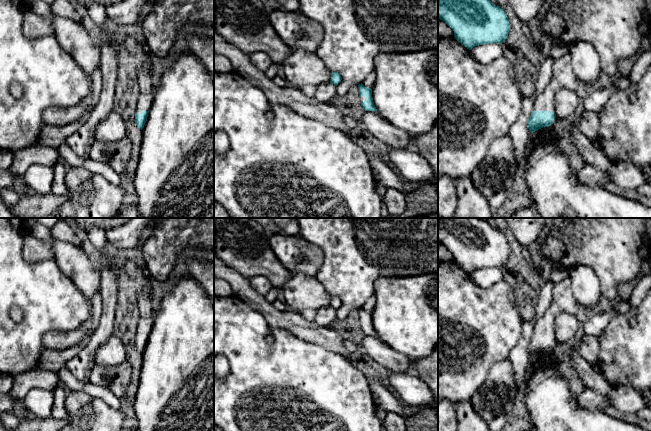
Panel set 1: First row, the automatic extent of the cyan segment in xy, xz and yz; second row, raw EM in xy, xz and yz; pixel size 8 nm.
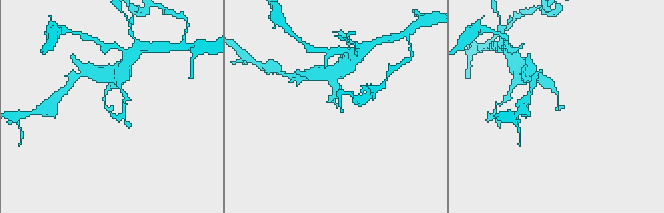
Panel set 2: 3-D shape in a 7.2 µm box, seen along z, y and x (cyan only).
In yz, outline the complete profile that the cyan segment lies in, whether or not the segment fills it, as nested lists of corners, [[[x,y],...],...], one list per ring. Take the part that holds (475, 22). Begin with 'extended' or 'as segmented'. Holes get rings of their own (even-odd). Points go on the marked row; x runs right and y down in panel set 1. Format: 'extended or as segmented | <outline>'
as segmented | [[[438,0],[438,19],[443,20],[454,31],[455,39],[469,50],[482,44],[503,43],[510,31],[505,11],[490,0]]]

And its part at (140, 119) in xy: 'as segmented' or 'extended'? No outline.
as segmented

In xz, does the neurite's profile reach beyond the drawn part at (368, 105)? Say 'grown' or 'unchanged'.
unchanged

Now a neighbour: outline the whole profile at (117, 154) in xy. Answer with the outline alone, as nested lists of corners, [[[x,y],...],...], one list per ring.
[[[127,136],[115,142],[95,140],[90,148],[89,158],[97,162],[109,164],[120,175],[128,165],[131,150],[132,143]]]

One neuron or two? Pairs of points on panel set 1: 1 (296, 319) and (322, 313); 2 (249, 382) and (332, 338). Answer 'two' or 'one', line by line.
1: two
2: two

